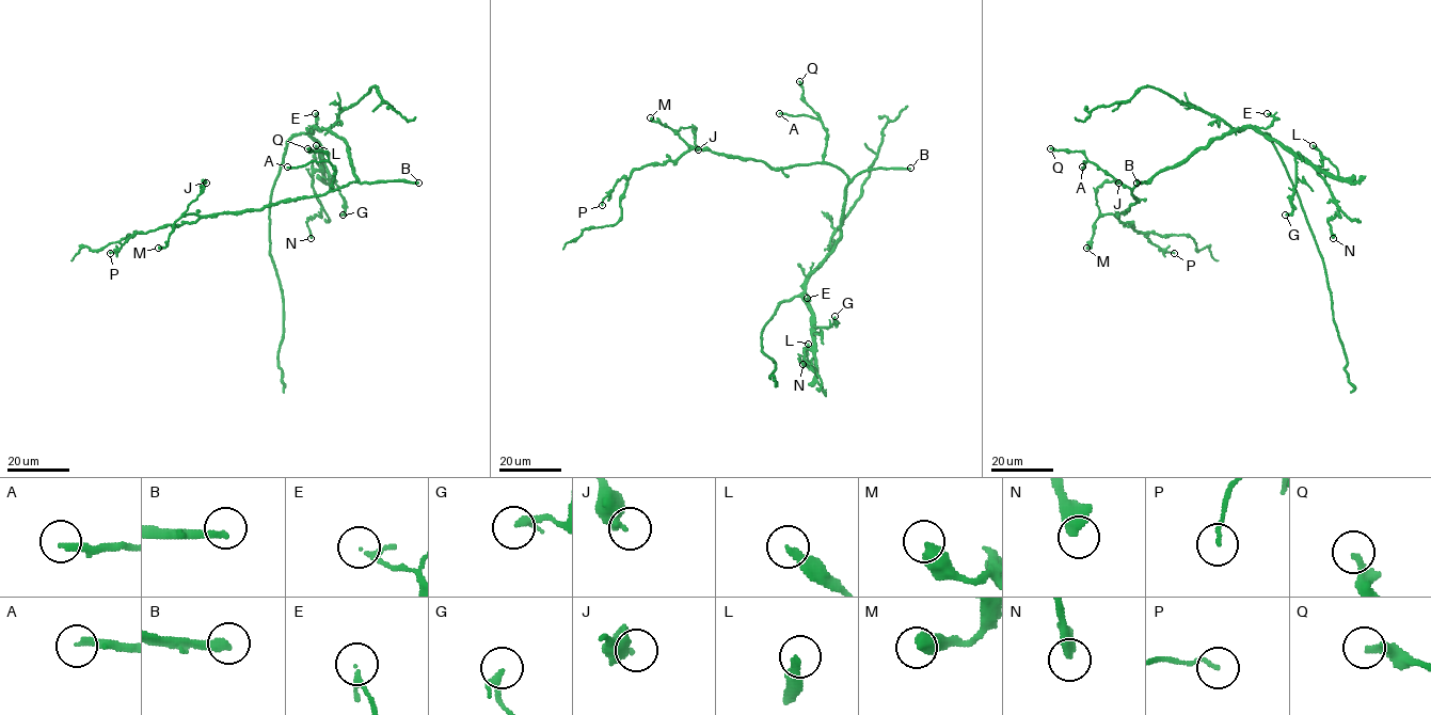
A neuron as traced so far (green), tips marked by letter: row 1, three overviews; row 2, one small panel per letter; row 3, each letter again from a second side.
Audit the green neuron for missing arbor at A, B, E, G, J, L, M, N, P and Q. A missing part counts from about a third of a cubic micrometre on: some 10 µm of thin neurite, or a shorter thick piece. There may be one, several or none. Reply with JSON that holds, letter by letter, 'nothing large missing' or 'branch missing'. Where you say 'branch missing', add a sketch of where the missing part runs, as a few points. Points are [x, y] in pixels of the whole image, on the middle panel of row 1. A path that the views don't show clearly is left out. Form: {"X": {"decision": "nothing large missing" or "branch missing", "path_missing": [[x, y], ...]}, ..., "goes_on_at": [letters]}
{"A": {"decision": "branch missing"}, "B": {"decision": "branch missing"}, "E": {"decision": "nothing large missing"}, "G": {"decision": "nothing large missing"}, "J": {"decision": "nothing large missing"}, "L": {"decision": "nothing large missing"}, "M": {"decision": "nothing large missing"}, "N": {"decision": "nothing large missing"}, "P": {"decision": "nothing large missing"}, "Q": {"decision": "nothing large missing"}, "goes_on_at": ["A", "B"]}

